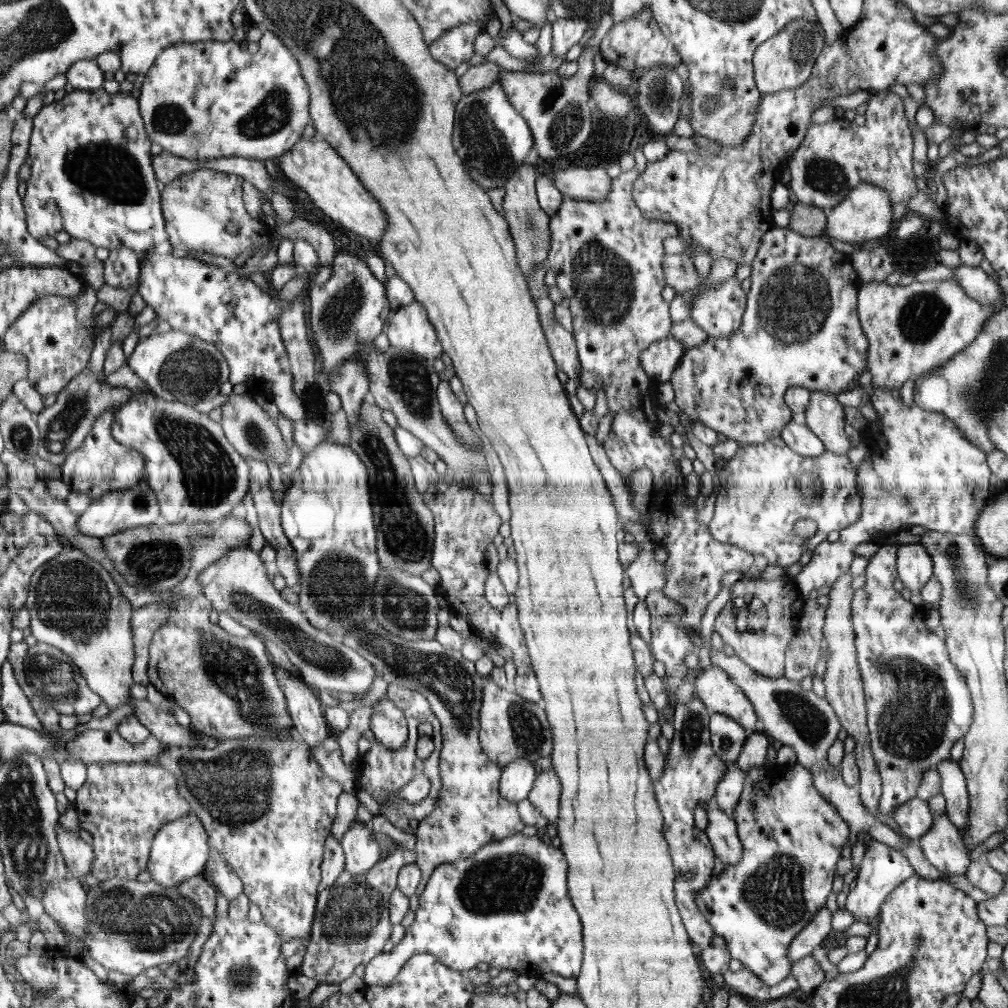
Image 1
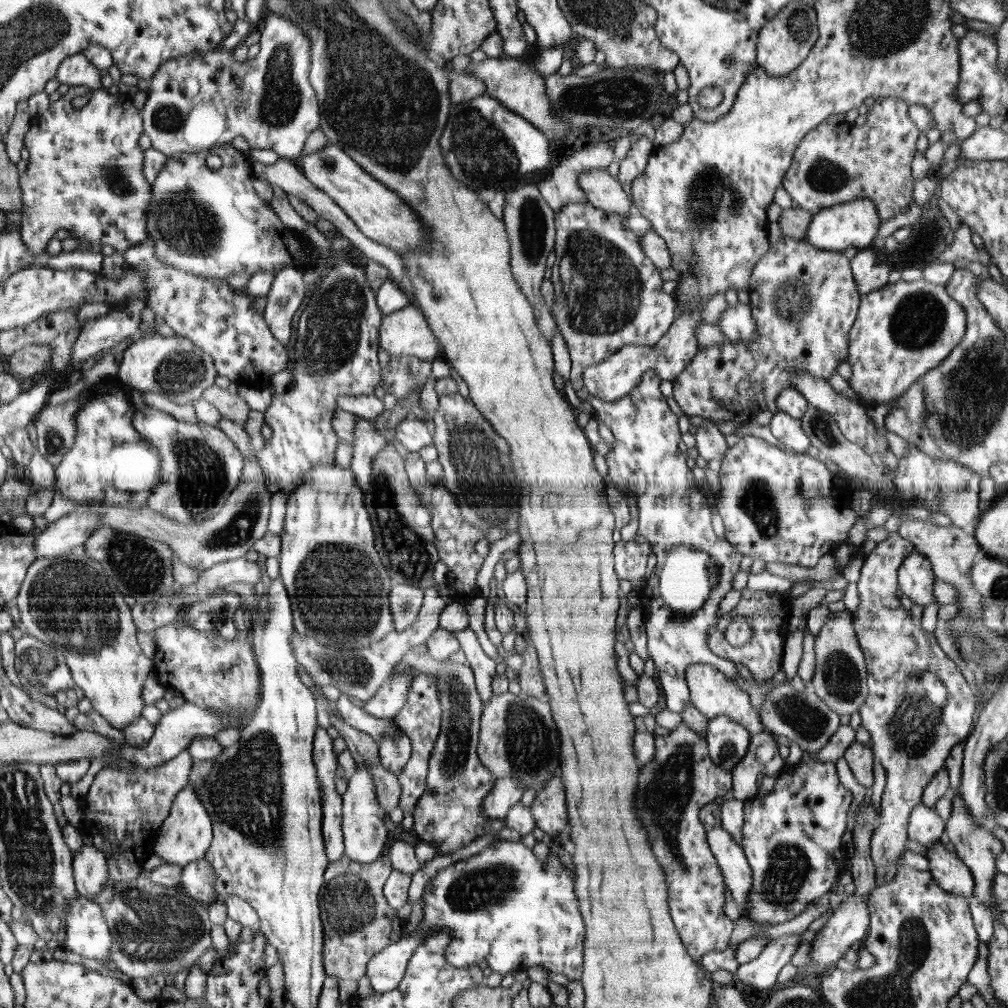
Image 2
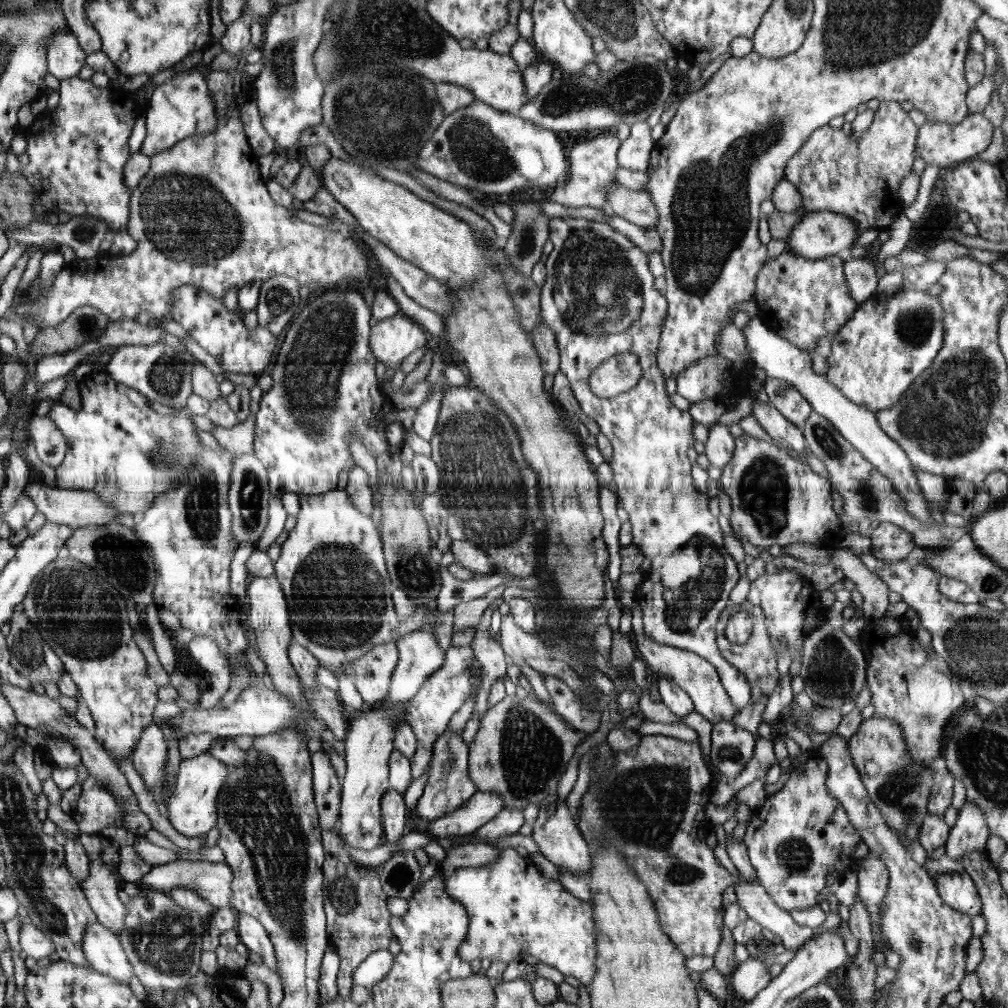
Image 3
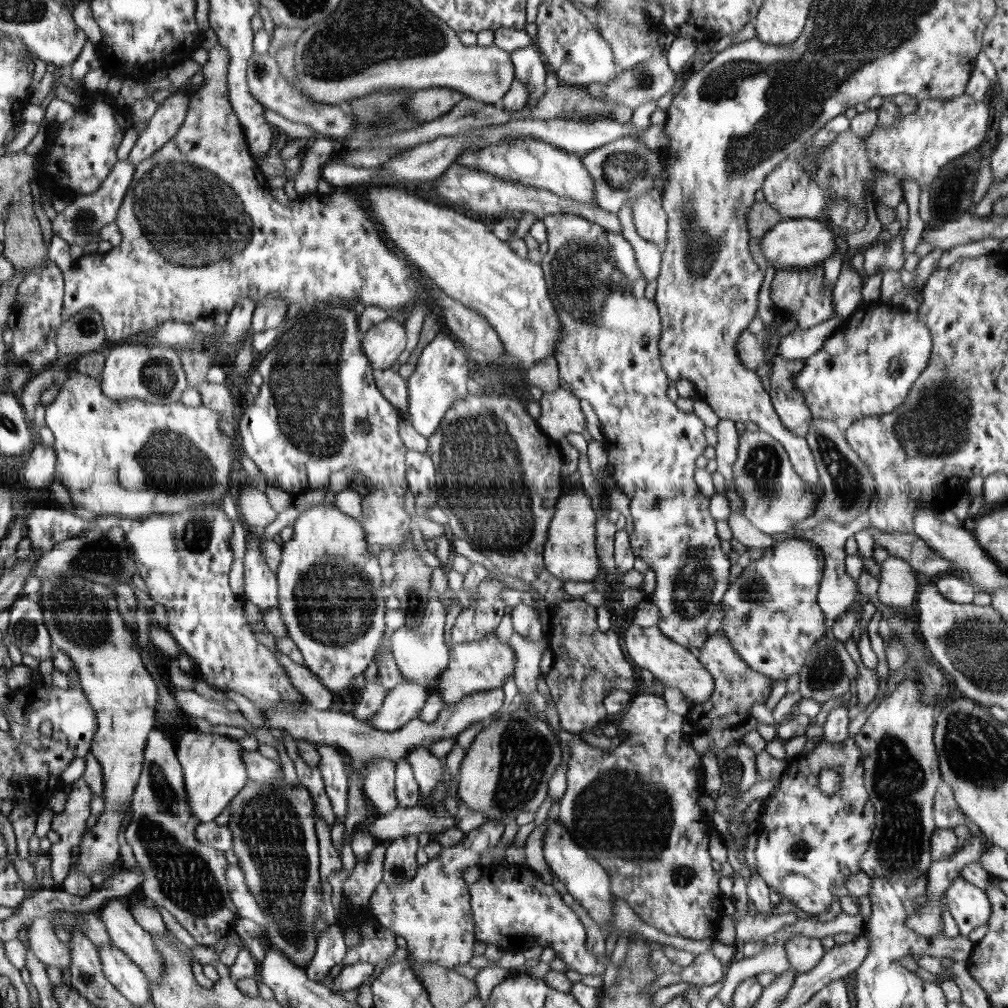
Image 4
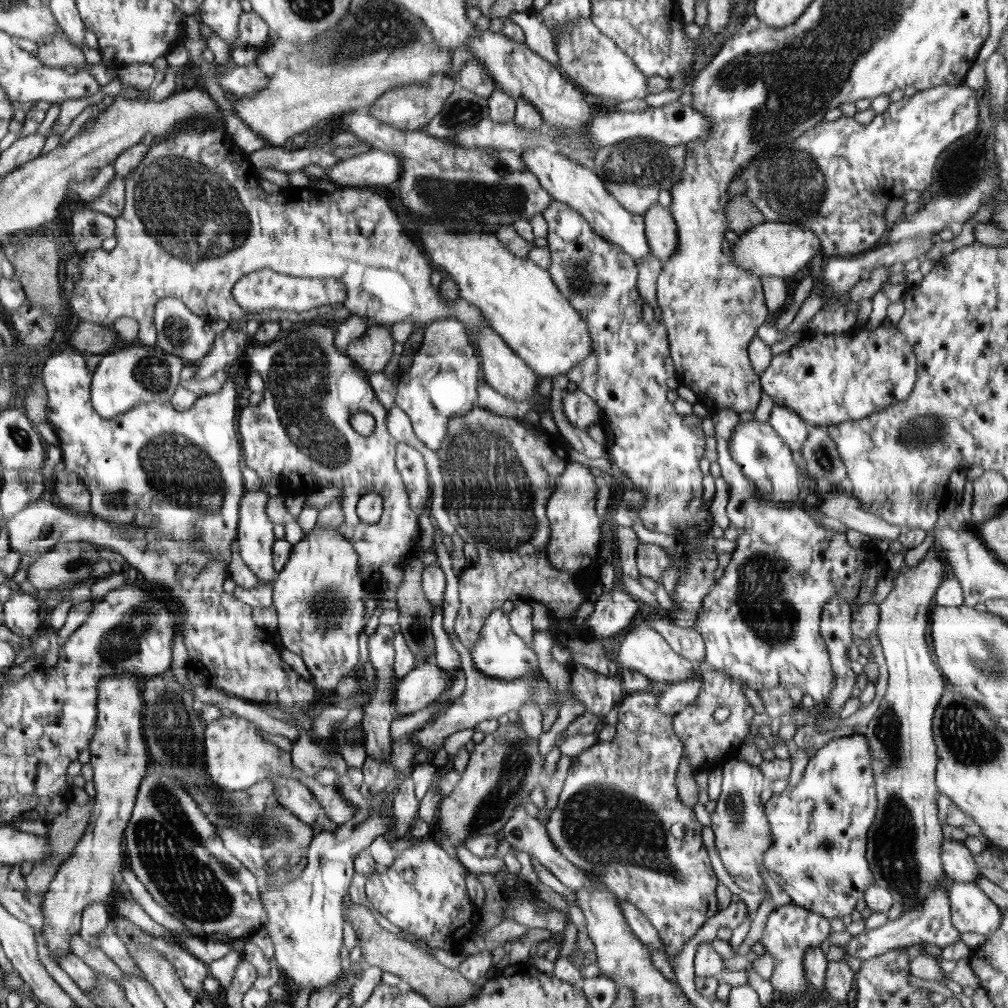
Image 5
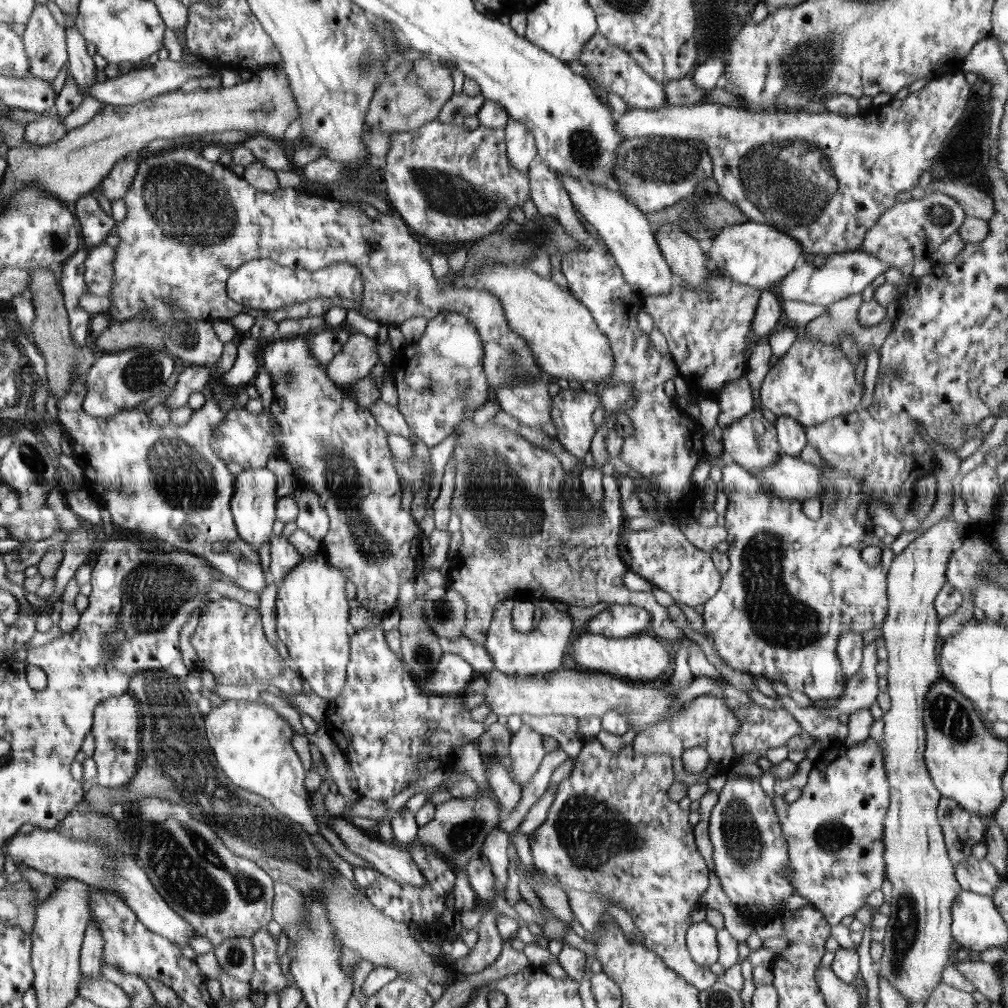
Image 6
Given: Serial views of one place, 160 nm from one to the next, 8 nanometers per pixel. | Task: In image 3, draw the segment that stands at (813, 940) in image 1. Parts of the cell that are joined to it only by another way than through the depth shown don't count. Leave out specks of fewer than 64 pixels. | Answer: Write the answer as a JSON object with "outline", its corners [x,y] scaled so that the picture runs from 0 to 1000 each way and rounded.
{"outline":[[[743,949],[727,962],[726,982],[736,992],[746,992],[765,973],[762,960],[752,950]]]}

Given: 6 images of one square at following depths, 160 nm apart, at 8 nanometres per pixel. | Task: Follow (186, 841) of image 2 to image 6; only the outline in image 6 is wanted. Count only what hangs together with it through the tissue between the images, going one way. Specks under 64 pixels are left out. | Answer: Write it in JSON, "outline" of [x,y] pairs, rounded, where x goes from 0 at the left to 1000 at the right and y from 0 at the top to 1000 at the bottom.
{"outline":[[[260,693],[220,695],[217,700],[210,701],[205,710],[205,732],[218,762],[225,771],[238,783],[247,784],[269,795],[270,800],[290,814],[298,816],[308,827],[316,825],[314,816],[306,800],[306,784],[302,780],[302,758],[290,741],[292,722],[272,702]]]}

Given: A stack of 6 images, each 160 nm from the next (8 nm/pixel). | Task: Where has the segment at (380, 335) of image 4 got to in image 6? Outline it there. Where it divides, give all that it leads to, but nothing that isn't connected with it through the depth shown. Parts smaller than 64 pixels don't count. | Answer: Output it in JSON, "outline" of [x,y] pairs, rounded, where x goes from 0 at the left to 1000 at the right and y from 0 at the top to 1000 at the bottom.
{"outline":[[[357,329],[347,331],[339,345],[323,362],[325,375],[334,383],[343,383],[366,373],[375,359],[373,338]]]}

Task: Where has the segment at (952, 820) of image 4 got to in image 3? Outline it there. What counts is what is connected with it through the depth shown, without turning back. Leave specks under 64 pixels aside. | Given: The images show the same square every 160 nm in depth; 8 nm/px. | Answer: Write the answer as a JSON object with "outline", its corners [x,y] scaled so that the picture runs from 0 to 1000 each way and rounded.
{"outline":[[[936,752],[927,755],[926,761],[928,762],[927,778],[920,801],[923,809],[937,812],[938,804],[944,798],[947,772],[941,767]]]}

